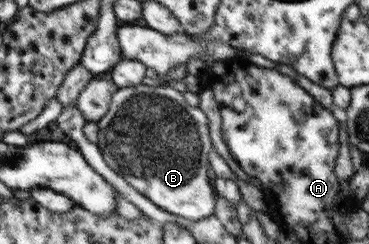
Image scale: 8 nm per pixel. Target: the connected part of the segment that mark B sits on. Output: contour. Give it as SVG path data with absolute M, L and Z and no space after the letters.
M141 83L134 87L118 88L111 96L107 114L98 120L97 125L99 138L96 143L105 162L150 202L191 222L206 220L215 212L215 190L209 180L207 160L211 150L211 140L207 134L207 116L200 107L190 106L183 93L159 83L154 86Z

